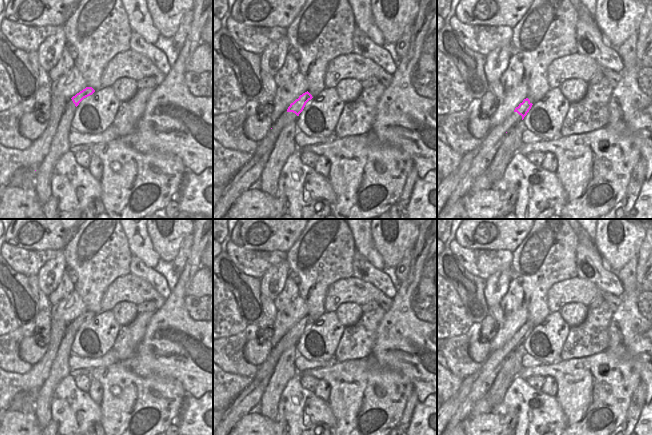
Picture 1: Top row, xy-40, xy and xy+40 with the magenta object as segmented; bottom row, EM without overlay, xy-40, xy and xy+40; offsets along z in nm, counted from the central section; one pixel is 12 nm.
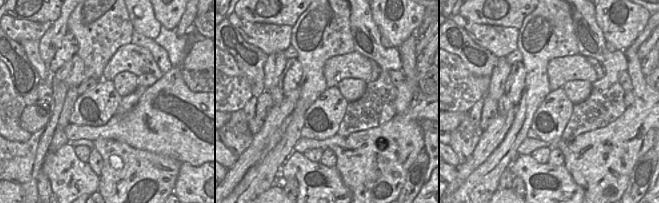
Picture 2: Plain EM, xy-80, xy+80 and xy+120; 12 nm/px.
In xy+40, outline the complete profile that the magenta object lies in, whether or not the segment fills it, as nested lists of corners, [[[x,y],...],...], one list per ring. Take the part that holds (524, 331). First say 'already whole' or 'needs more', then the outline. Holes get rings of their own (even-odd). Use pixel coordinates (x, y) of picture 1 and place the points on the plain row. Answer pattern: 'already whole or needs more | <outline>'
already whole | [[[526,322],[523,324],[522,327],[519,328],[518,331],[515,332],[514,336],[517,336],[519,339],[521,339],[523,344],[529,336],[529,334],[531,333],[532,329],[533,328],[530,326],[530,324]]]

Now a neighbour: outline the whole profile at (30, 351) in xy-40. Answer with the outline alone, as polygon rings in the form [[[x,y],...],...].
[[[25,336],[19,346],[19,356],[23,361],[35,365],[43,358],[47,349],[44,339],[37,342],[33,336]]]

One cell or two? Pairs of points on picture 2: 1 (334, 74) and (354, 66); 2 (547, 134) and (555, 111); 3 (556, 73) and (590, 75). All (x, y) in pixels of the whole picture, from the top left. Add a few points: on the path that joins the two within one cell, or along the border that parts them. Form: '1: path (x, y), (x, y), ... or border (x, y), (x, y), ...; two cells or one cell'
1: path (339, 69), (343, 66), (349, 66); one cell
2: path (554, 130), (558, 129), (558, 123), (555, 118); one cell
3: path (564, 72), (582, 72); one cell

